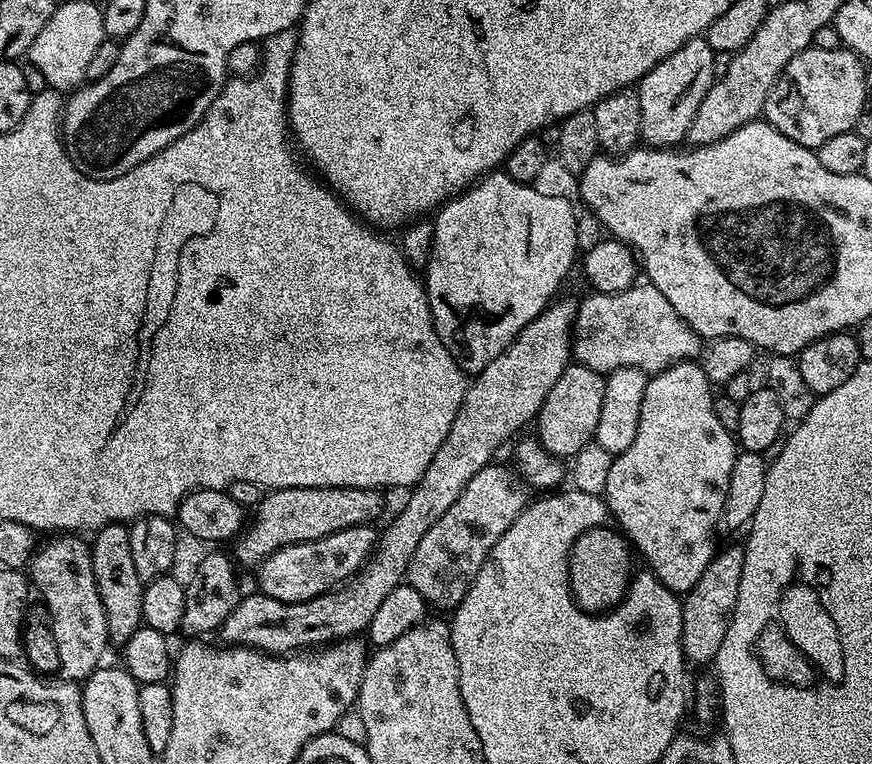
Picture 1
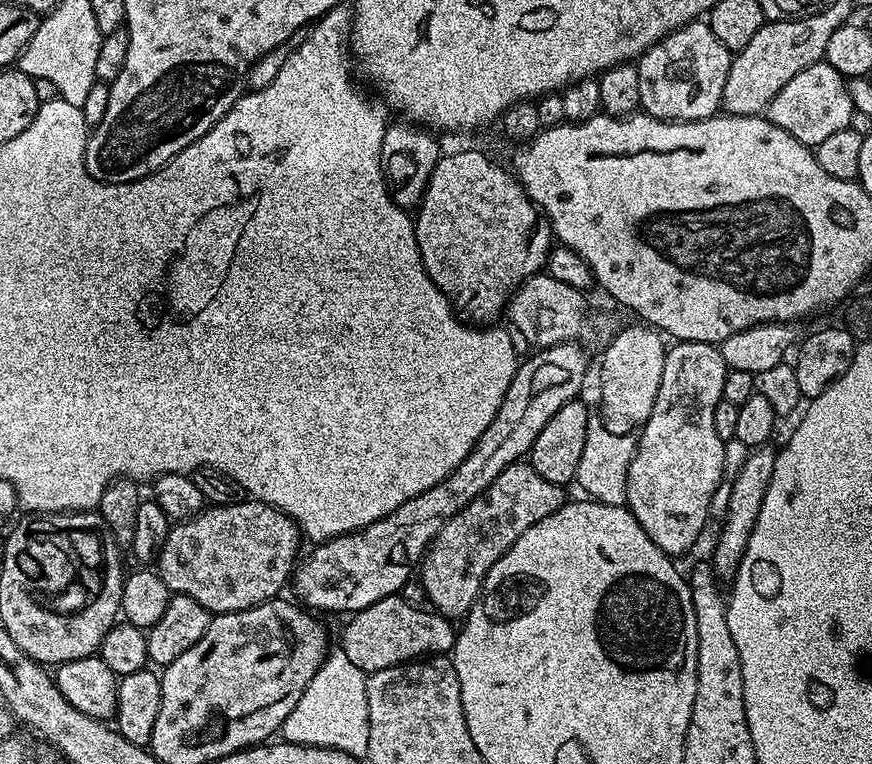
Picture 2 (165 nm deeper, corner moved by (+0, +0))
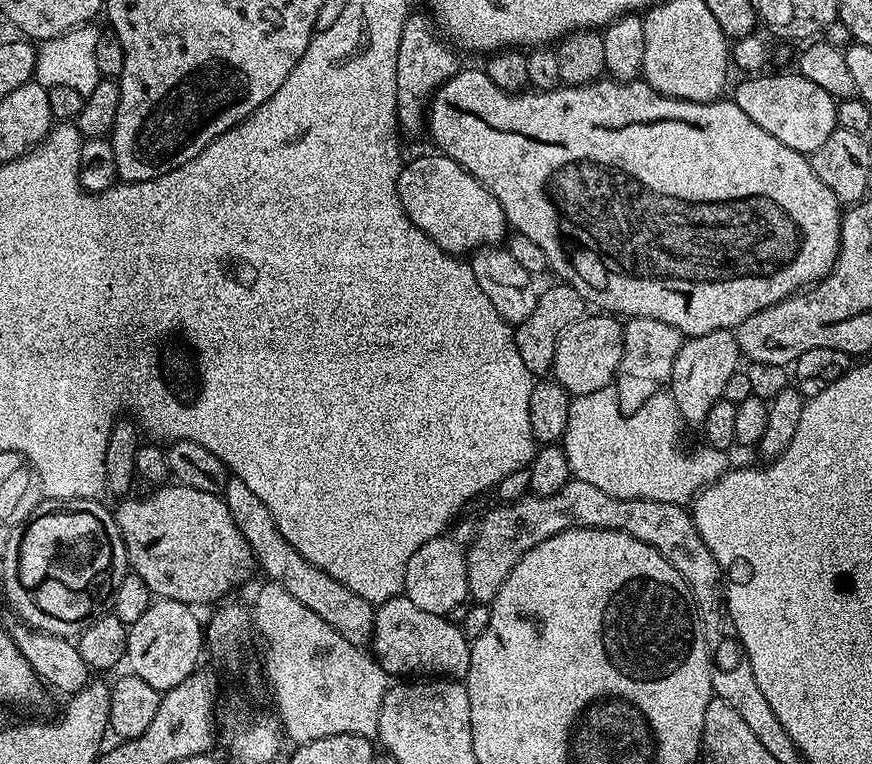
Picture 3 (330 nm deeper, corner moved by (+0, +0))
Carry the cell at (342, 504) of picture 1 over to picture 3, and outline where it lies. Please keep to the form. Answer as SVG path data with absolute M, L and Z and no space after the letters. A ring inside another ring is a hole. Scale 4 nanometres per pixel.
M175 482L165 483L157 487L152 497L144 496L141 500L124 498L114 508L116 525L124 539L126 558L131 575L142 578L152 591L153 597L172 599L191 606L212 604L223 601L232 592L232 588L240 588L256 572L258 563L252 555L246 538L238 530L231 518L230 510L223 495L196 490L194 486L182 486Z

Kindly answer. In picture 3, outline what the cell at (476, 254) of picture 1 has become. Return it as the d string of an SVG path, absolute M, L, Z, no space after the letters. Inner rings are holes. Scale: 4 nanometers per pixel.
M420 156L403 165L396 179L402 210L443 250L471 254L478 248L496 246L509 235L510 225L498 198L449 156Z

